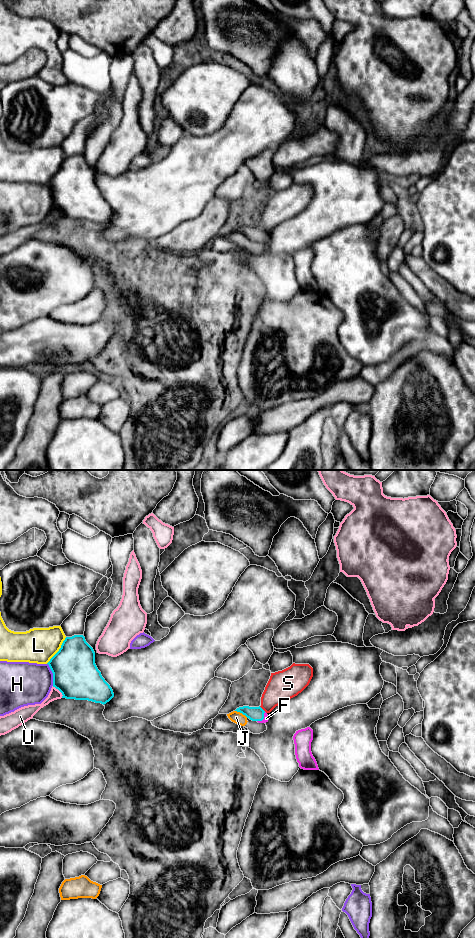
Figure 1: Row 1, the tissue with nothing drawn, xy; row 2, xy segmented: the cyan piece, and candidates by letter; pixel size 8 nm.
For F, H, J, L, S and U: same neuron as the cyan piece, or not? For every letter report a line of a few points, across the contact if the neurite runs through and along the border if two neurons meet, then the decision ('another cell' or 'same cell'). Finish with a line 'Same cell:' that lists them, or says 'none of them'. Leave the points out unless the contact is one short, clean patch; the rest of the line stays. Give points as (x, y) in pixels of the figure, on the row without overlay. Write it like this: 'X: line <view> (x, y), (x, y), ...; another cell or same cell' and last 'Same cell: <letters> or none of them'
F: line xy (253, 233), (263, 238), (266, 238); same cell
H: another cell
J: another cell
L: another cell
S: another cell
U: another cell
Same cell: F

